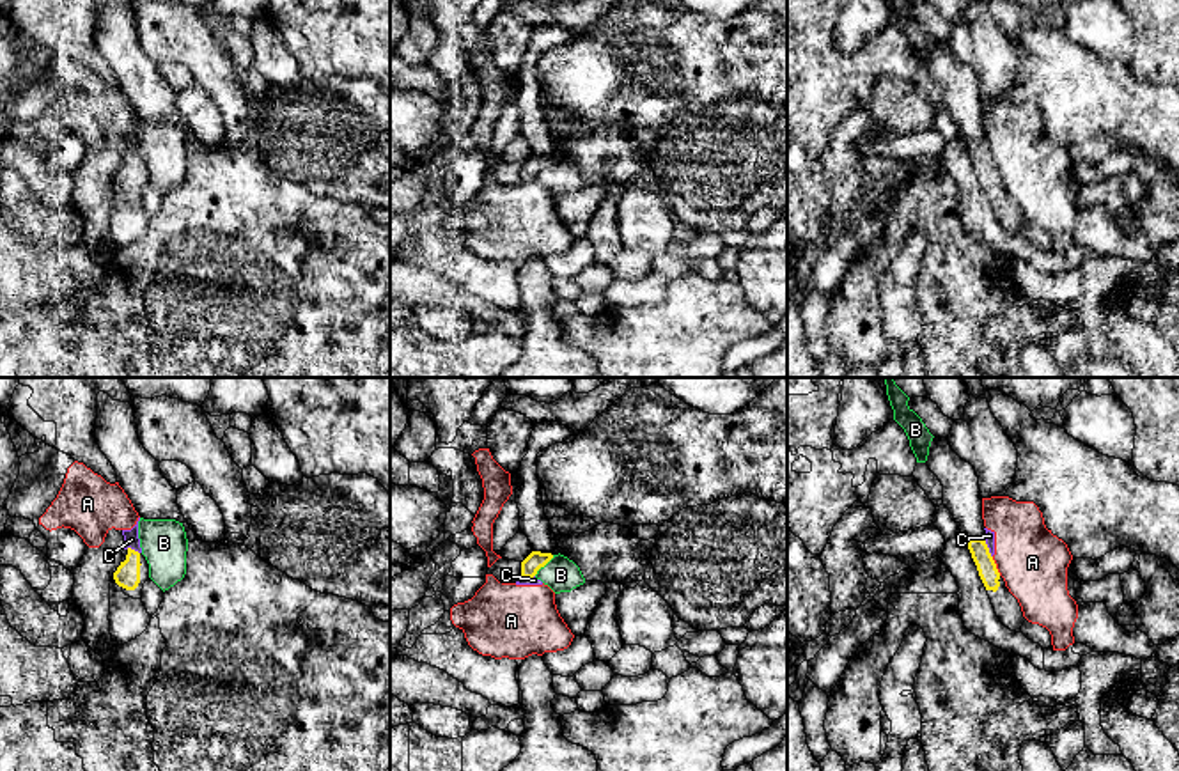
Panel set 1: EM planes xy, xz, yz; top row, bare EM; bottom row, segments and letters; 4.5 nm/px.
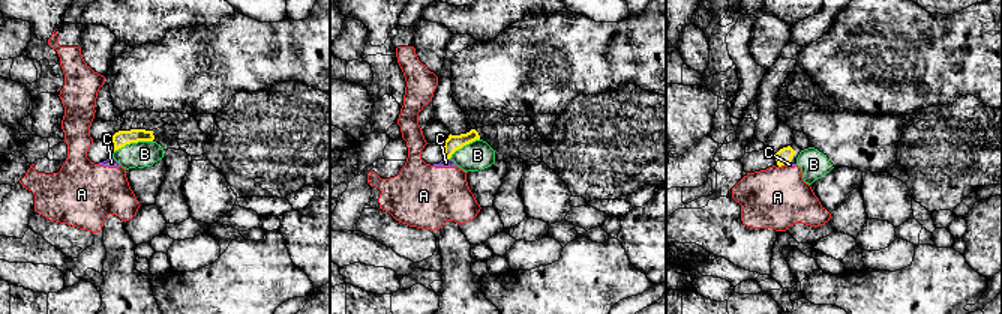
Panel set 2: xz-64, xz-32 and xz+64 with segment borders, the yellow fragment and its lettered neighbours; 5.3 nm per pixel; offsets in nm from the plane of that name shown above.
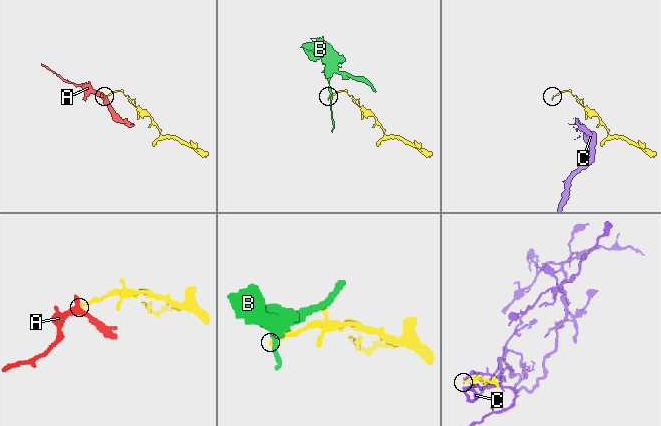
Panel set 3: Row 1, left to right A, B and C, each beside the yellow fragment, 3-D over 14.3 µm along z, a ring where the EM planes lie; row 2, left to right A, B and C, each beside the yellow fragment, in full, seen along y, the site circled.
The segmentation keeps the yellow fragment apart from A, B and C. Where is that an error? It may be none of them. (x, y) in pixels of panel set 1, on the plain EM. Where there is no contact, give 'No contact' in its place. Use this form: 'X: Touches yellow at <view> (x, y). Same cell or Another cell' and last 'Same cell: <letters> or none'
A: Touches yellow at yz (995, 169). Another cell
B: Touches yellow at xz (543, 169). Another cell
C: Touches yellow at yz (988, 153). Another cell
Same cell: none

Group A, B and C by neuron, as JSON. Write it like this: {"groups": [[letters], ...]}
{"groups": [["A", "C"], ["B"]]}

